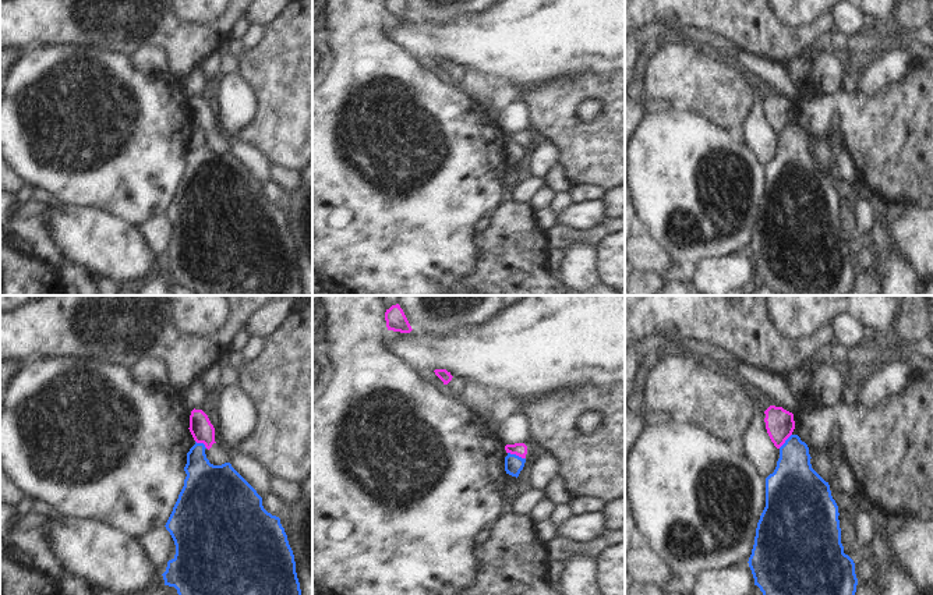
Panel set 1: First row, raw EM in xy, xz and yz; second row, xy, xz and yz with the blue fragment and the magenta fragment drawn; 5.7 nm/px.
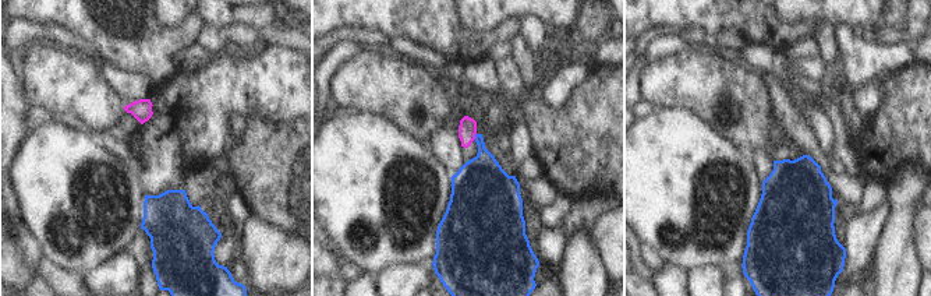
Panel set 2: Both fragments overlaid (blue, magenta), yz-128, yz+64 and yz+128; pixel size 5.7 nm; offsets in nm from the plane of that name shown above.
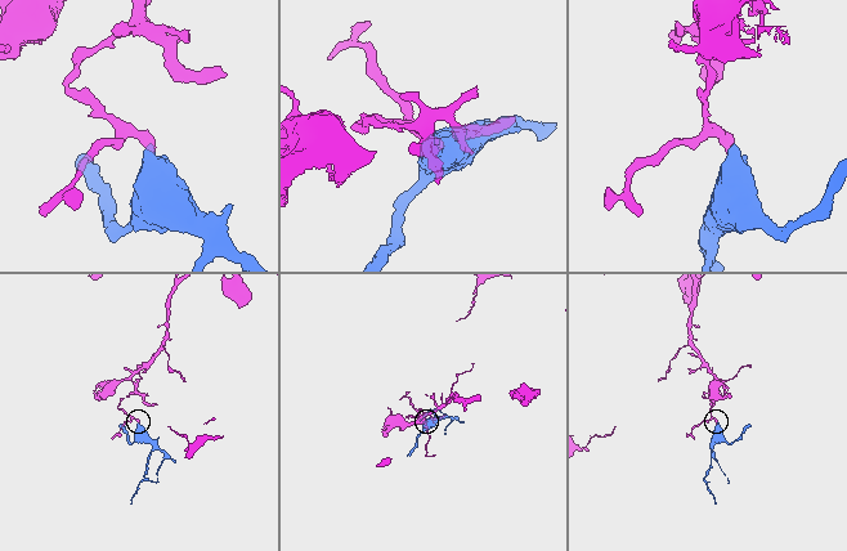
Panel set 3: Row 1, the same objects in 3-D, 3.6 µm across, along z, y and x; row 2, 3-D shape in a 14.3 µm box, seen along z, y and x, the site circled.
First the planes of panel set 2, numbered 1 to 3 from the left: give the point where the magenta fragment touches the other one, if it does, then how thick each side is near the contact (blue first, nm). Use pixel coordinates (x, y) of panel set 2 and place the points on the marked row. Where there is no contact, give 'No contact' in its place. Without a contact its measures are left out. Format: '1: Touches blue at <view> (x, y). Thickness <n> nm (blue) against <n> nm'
1: No contact
2: Touches blue at yz+64 (475, 136). Thickness 260 nm (blue) against 110 nm
3: No contact

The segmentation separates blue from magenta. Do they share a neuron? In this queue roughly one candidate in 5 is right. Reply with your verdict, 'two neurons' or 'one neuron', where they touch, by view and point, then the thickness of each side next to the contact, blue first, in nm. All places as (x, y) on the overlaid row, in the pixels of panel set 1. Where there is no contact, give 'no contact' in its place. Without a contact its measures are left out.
two neurons; contact xz (516, 456); calibres 110 and 80 nm

